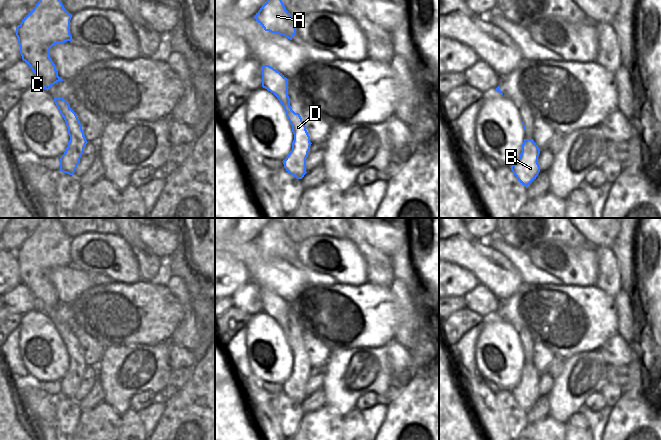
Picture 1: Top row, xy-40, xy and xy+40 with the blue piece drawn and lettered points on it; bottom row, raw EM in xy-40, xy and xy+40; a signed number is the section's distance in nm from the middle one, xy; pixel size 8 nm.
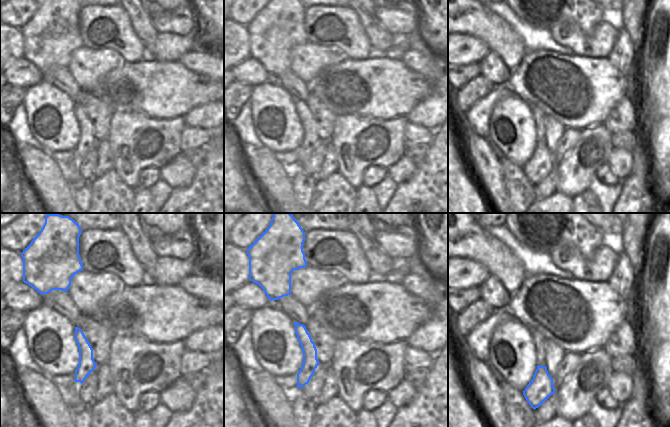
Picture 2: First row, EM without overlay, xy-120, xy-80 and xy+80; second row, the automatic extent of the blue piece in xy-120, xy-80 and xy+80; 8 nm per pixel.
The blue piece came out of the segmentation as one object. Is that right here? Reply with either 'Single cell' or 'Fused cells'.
Single cell.

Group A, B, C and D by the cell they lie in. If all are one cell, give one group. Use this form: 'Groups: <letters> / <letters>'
Groups: A B C D.

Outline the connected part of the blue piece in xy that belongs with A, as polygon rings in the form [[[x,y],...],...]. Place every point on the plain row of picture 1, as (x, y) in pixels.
[[[276,218],[270,219],[254,242],[265,255],[283,259],[290,264],[296,258],[296,244]]]

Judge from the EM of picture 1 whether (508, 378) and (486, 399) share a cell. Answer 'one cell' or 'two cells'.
two cells

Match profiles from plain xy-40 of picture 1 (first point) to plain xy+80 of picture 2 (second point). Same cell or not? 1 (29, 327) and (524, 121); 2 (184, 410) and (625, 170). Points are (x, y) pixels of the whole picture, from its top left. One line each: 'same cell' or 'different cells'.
1: same cell
2: different cells

